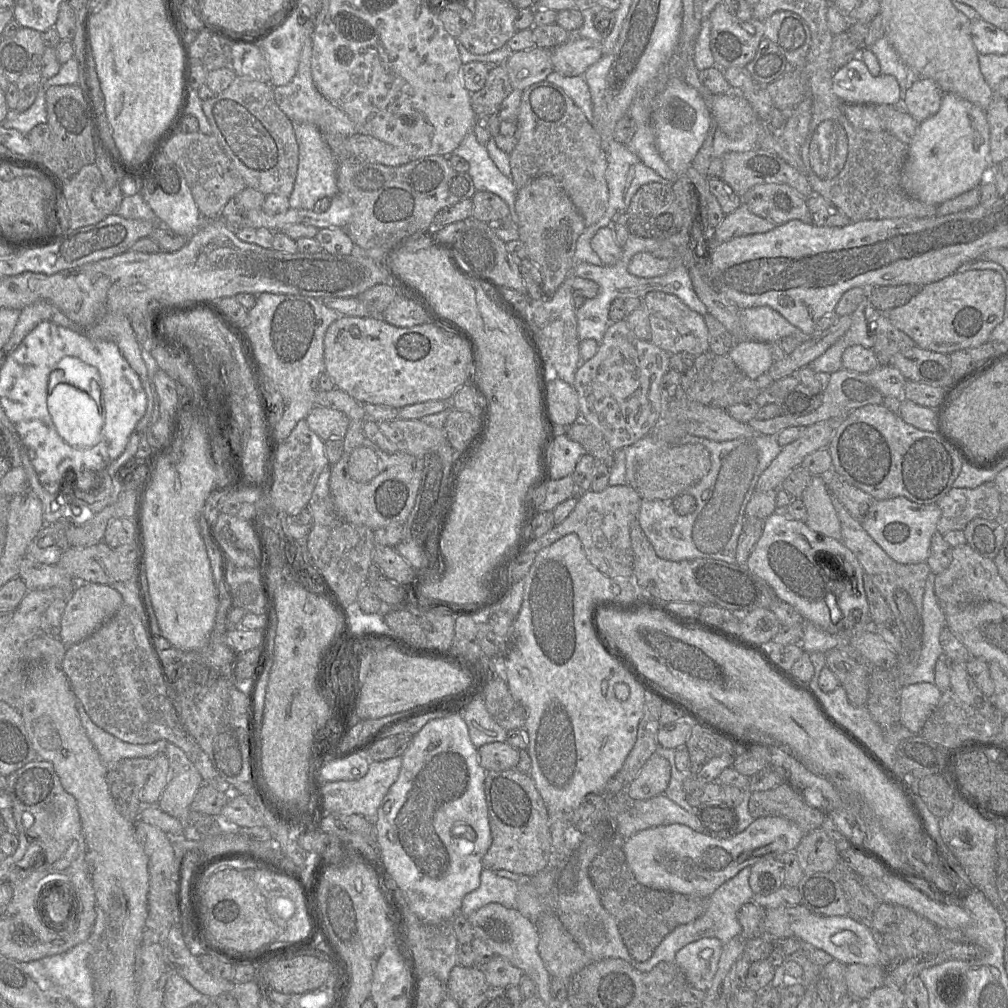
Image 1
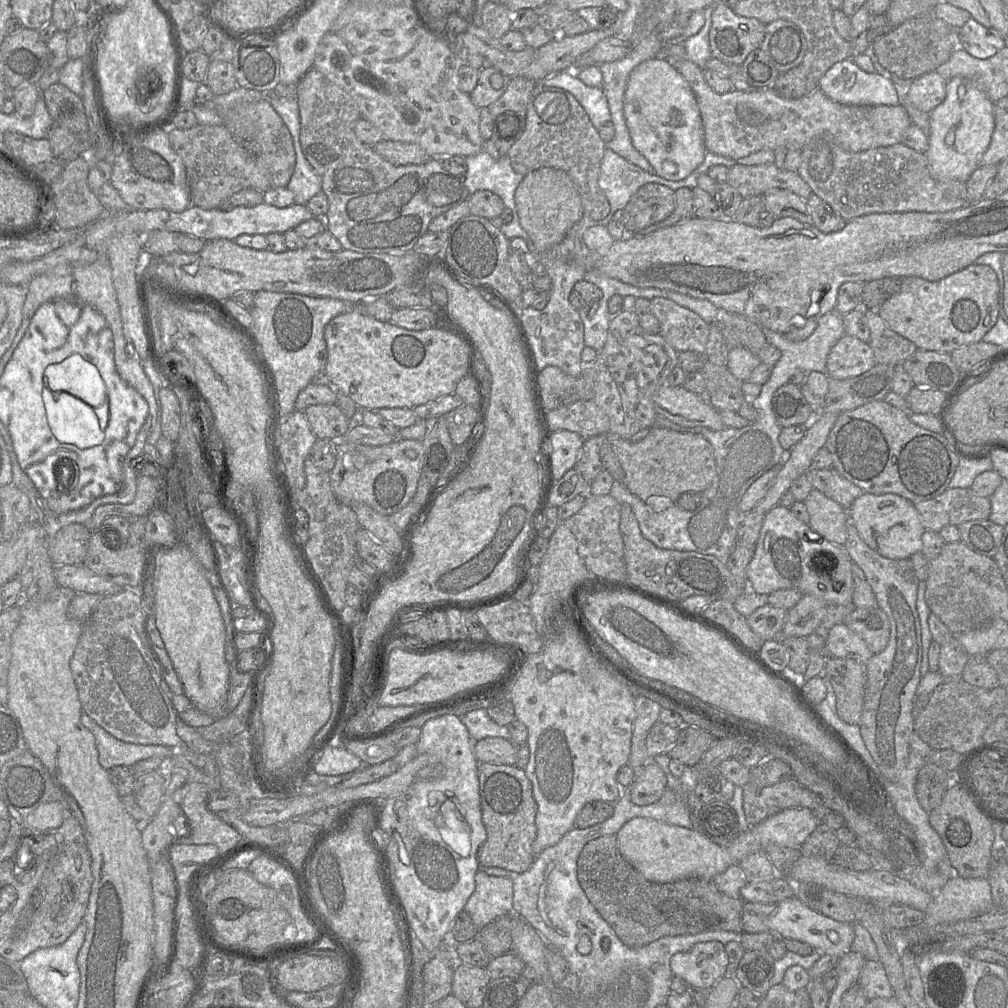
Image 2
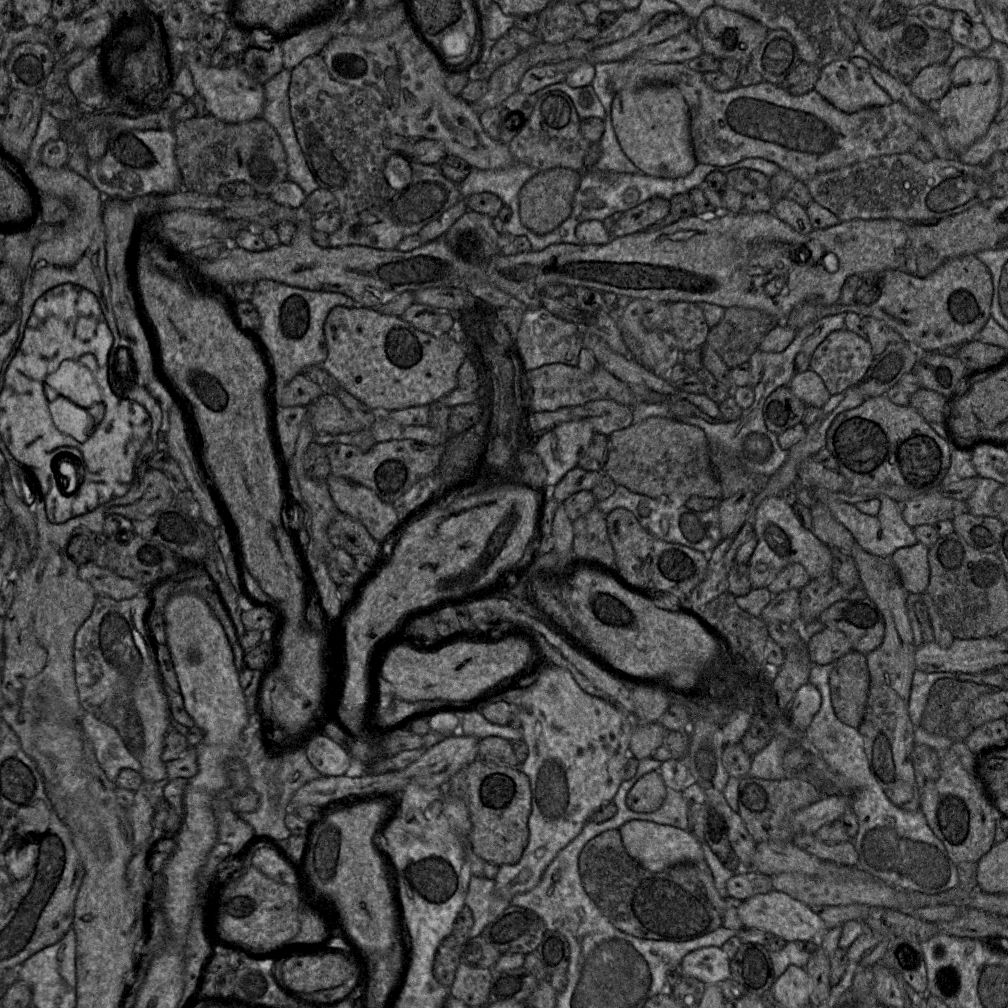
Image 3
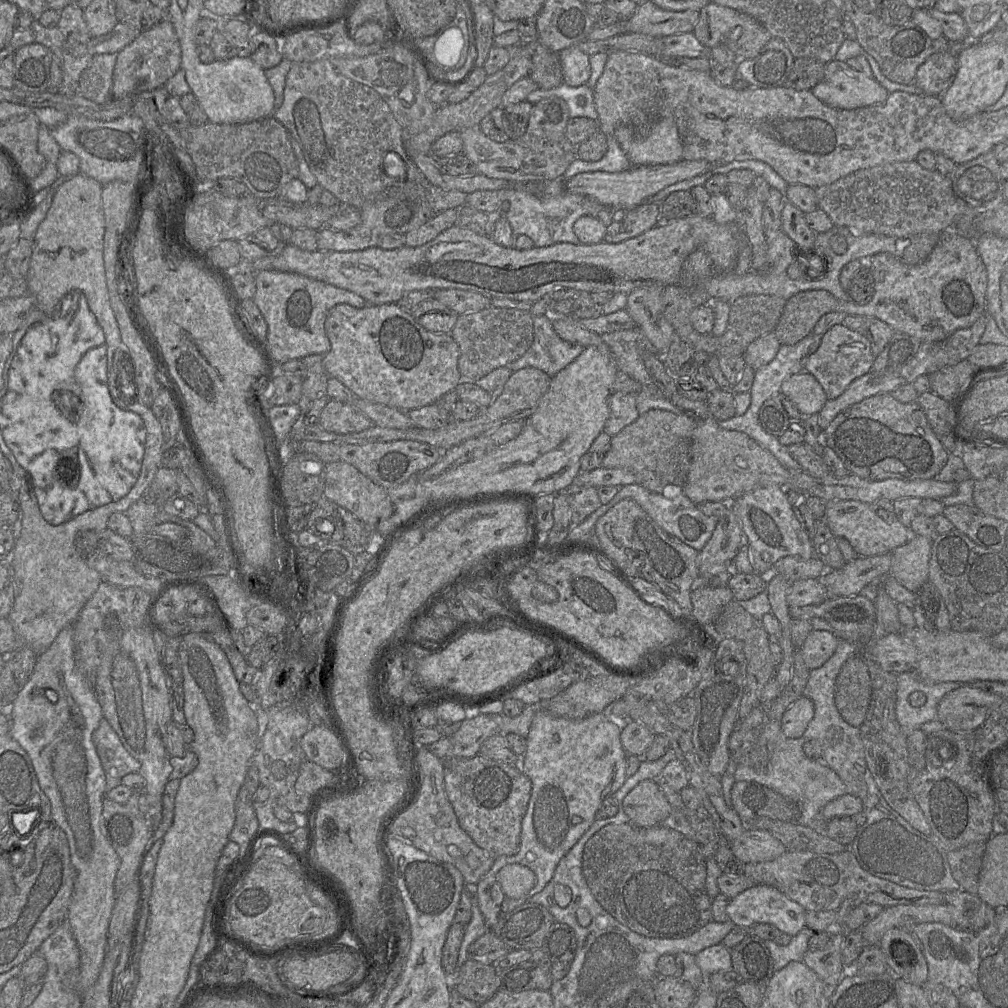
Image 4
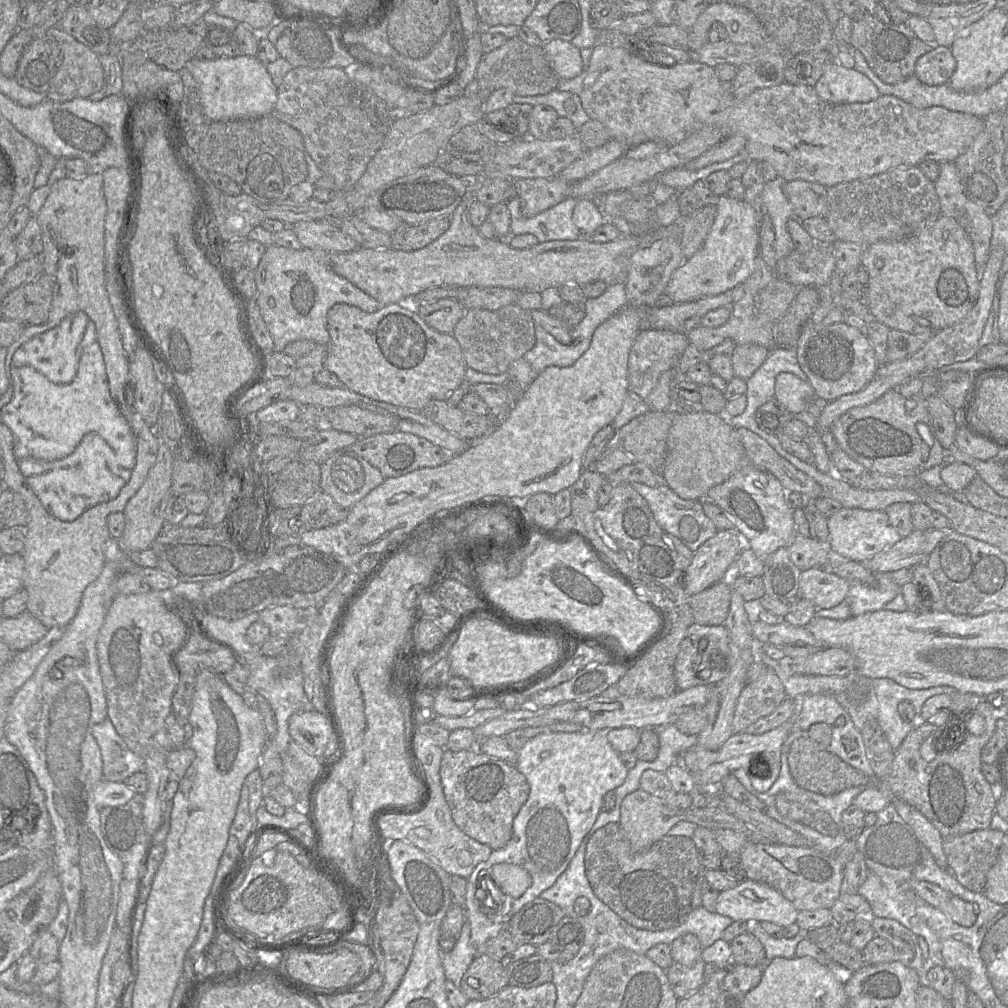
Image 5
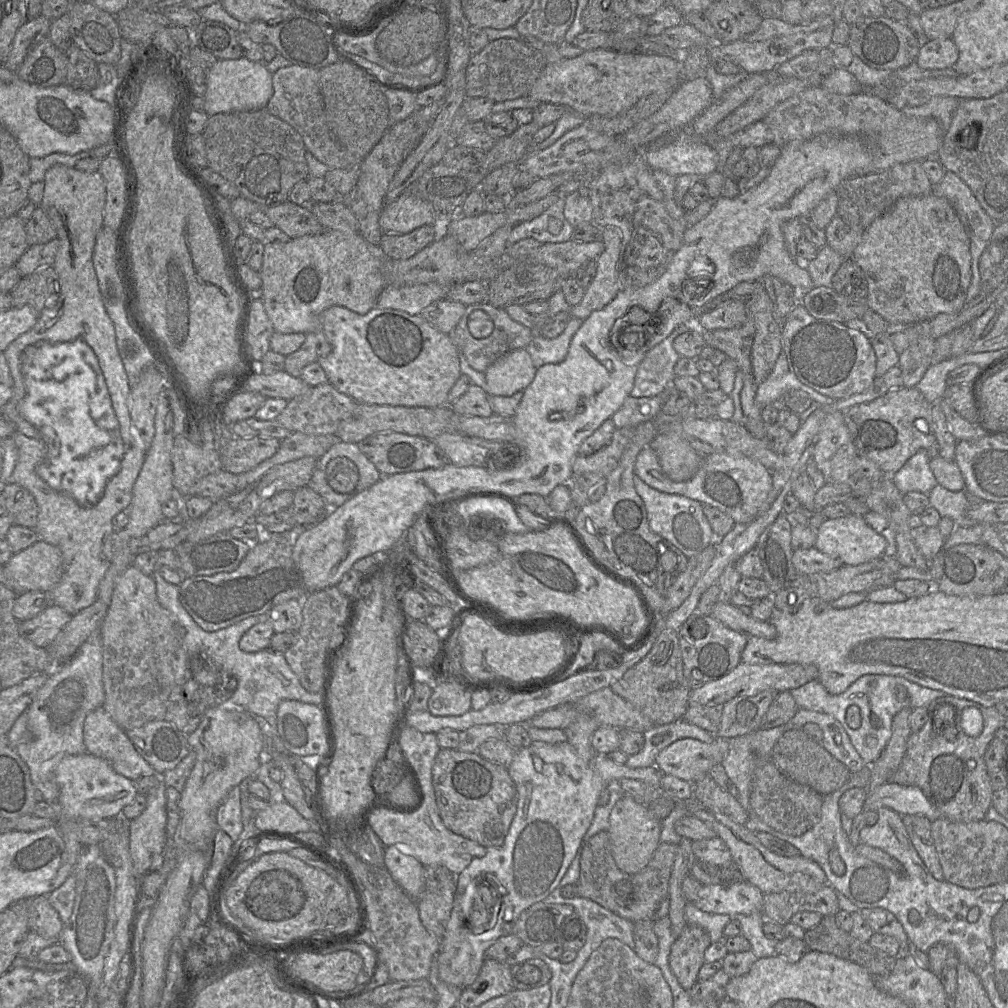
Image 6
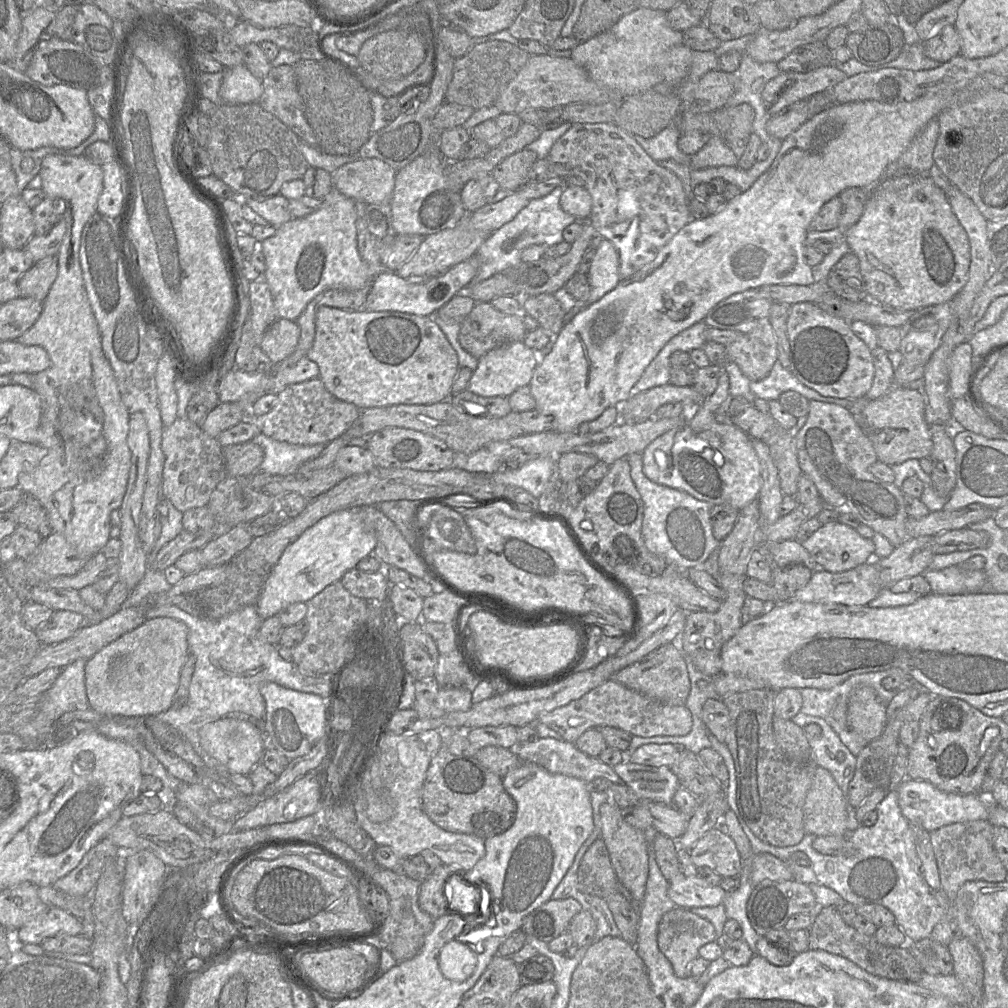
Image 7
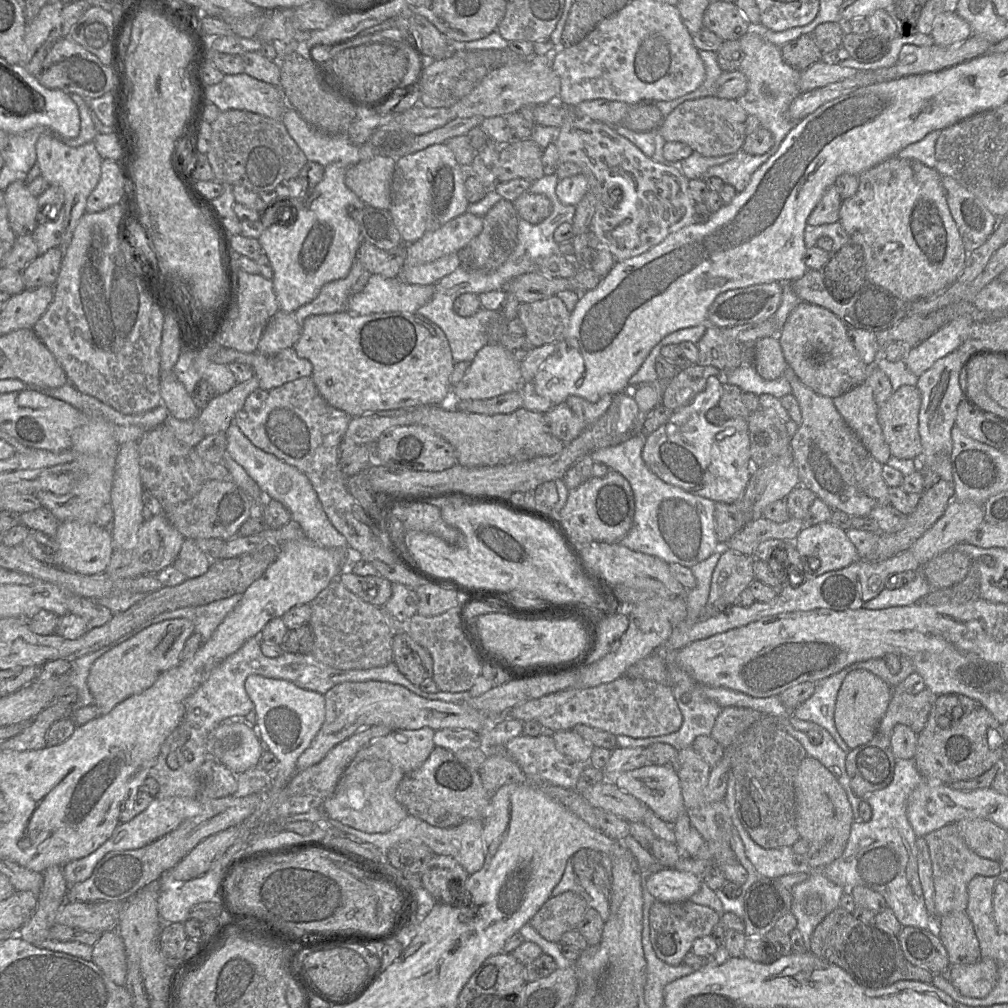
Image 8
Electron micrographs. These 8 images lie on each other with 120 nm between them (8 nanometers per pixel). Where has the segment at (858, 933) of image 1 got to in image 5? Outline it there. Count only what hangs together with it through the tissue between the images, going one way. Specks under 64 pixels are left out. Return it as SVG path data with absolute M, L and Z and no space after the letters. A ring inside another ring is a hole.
M745 878L734 888L721 891L717 898L715 912L733 921L750 923L772 922L782 927L794 924L798 910L778 890L766 883Z

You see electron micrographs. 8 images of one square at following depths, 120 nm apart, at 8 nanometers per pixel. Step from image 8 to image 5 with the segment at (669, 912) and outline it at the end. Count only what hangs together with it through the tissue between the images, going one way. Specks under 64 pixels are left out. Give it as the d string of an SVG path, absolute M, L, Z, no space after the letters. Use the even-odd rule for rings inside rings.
M700 959L693 966L673 963L665 970L670 987L678 999L688 996L703 985L704 967L705 963Z

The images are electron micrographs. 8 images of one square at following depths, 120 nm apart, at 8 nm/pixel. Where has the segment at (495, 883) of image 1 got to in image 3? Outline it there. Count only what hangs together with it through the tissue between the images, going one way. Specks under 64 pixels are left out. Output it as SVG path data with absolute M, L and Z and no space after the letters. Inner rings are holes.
M472 875L465 905L471 909L474 919L468 938L474 938L480 935L489 923L510 906L510 901L496 893L494 879Z

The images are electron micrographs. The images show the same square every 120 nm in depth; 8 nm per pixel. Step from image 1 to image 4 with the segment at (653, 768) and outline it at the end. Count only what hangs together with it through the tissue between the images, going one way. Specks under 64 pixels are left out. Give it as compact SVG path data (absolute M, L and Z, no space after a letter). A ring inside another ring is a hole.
M644 780L623 799L624 812L636 828L647 828L661 823L673 812L662 789L654 780Z

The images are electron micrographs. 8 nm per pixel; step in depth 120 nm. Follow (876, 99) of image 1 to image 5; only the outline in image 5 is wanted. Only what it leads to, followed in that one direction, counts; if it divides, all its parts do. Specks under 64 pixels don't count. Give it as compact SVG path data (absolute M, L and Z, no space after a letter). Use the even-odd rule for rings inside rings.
M837 61L827 66L814 88L821 99L833 104L868 103L881 96L864 74L847 69Z

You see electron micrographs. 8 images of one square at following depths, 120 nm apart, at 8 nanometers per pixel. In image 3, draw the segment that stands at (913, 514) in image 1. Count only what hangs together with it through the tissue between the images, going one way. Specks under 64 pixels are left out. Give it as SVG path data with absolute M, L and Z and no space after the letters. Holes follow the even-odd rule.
M813 488L819 502L824 503L832 516L844 525L855 541L868 553L889 557L899 548L913 546L918 542L911 528L903 519L898 504L886 495L855 495Z

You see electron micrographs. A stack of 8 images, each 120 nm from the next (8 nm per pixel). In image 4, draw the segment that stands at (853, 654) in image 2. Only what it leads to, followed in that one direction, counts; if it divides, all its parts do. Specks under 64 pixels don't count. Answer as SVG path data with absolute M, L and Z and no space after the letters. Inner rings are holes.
M812 630L800 649L806 667L821 667L834 654L839 640L834 632Z

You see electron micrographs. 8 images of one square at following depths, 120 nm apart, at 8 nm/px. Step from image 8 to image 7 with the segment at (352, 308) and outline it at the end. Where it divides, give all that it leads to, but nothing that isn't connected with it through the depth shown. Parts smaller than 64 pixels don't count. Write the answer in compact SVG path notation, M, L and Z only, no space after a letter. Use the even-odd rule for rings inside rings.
M473 256L434 276L402 278L396 272L383 270L372 281L363 309L370 312L389 311L431 317L456 295L466 291L474 280L477 269L478 261Z

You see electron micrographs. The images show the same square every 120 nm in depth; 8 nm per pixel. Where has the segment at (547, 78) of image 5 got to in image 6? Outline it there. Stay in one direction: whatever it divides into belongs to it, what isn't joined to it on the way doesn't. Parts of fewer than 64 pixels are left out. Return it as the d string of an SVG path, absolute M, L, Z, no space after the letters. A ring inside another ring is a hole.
M502 38L490 41L479 53L473 55L467 64L465 70L466 98L482 97L496 103L527 96L547 64L541 50L528 47L516 39Z

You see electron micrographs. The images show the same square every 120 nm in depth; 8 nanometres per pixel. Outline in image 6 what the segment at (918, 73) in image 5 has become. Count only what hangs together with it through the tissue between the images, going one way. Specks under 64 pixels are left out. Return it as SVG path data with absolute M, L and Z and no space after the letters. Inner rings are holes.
M952 37L929 40L921 46L916 63L922 69L952 68L958 61L959 51Z

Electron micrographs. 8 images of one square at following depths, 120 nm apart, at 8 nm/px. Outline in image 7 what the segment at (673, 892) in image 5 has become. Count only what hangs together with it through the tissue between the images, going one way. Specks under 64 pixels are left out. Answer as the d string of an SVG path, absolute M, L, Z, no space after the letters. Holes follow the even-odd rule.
M602 838L597 839L583 856L578 867L577 884L580 891L604 900L617 892L630 897L617 878Z

